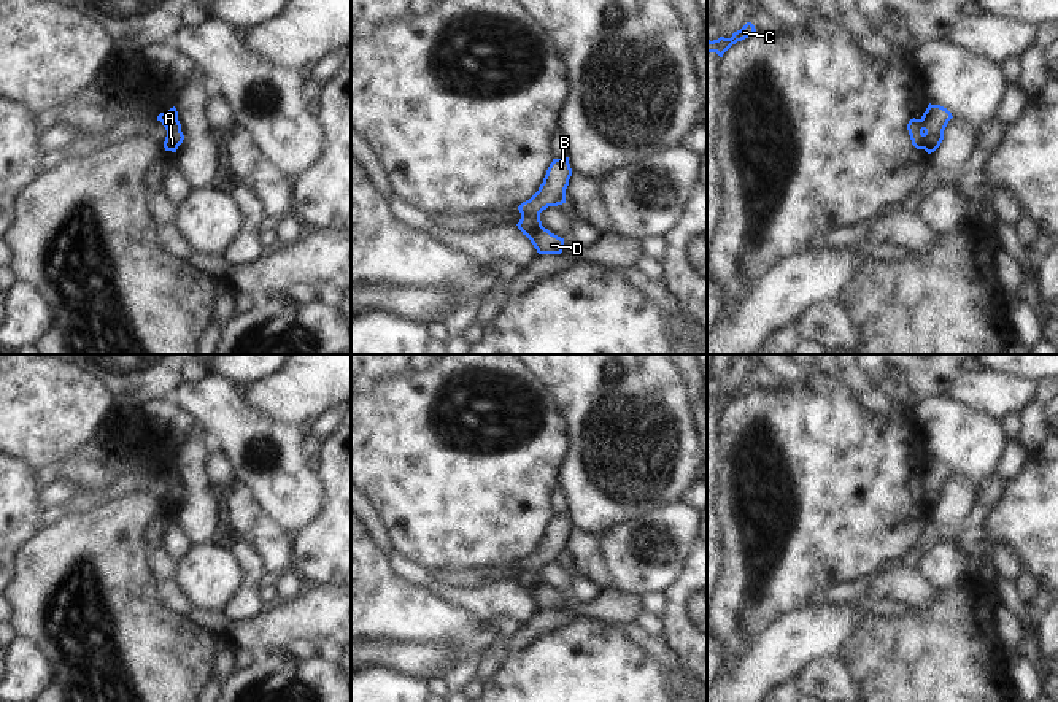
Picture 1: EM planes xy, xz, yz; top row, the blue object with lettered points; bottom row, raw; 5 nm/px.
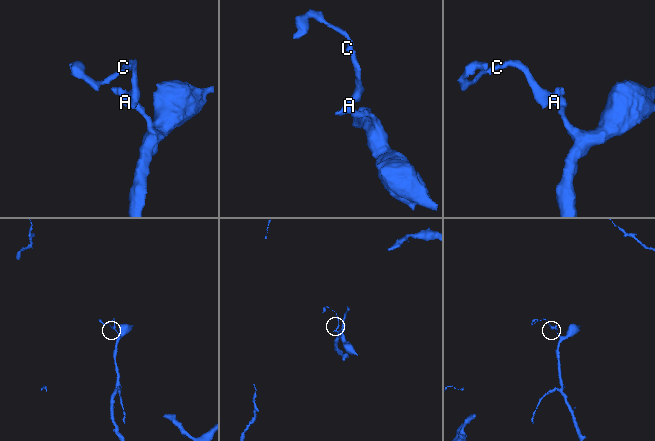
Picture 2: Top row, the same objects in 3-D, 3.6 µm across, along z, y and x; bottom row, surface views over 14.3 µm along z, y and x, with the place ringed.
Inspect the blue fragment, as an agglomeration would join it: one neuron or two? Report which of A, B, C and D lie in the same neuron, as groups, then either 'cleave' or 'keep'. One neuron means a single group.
A D / B C; cleave

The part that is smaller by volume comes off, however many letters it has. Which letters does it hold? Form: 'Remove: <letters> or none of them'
Remove: B, C.

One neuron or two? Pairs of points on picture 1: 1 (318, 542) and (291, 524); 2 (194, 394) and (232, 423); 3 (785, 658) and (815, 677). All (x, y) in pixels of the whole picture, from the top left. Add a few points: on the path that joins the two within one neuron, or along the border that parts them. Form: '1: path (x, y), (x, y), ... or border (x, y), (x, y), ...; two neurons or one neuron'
1: border (323, 501), (318, 513), (291, 536); two neurons
2: path (204, 401), (208, 401), (223, 415); one neuron
3: border (837, 656), (815, 658), (798, 674); two neurons

